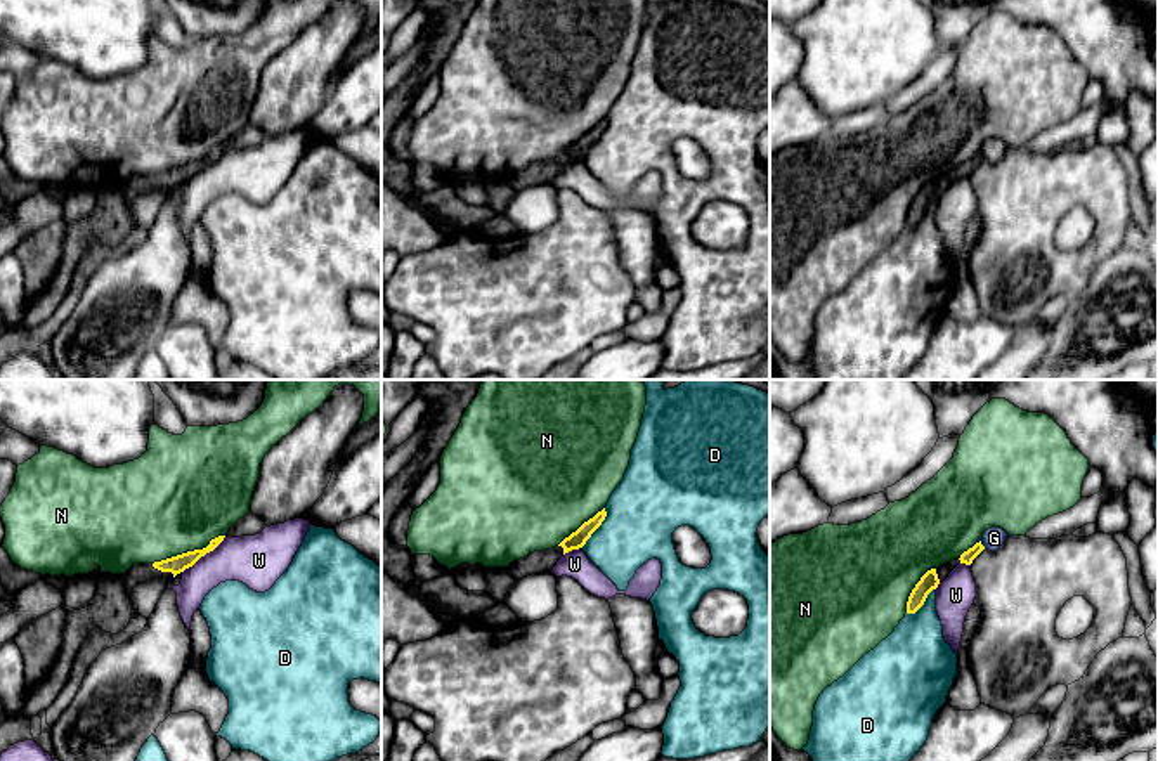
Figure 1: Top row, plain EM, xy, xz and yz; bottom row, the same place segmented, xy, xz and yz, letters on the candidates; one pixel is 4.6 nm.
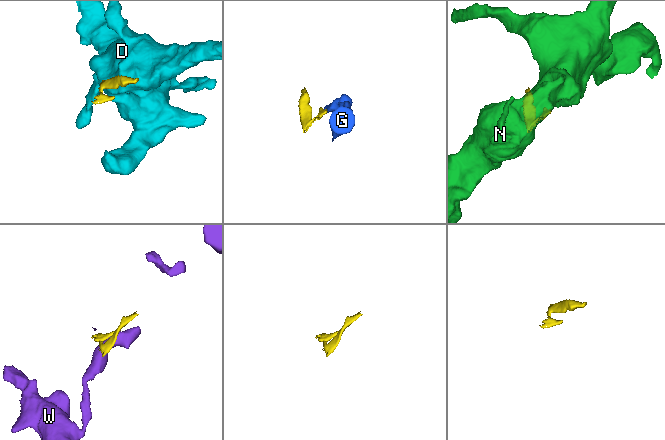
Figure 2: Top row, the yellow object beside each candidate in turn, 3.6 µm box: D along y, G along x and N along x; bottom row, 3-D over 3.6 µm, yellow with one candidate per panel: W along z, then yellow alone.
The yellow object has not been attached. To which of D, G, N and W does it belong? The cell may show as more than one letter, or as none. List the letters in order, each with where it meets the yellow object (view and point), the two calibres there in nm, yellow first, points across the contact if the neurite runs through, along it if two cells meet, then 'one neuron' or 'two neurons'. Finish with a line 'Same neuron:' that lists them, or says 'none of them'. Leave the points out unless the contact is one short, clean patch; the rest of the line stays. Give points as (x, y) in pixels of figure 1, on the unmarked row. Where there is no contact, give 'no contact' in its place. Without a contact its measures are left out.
D: meets yellow in xz at (598, 137); 80 nm thick on the yellow side, 340 nm on the other; two neurons
G: meets yellow in yz at (982, 156); 60 nm thick on the yellow side, 100 nm on the other; border along yz (980, 153), (985, 160); two neurons
N: meets yellow in xy at (188, 163); 80 nm thick on the yellow side, 500 nm on the other; two neurons
W: meets yellow in xy at (203, 167); 80 nm thick on the yellow side, 240 nm on the other; border along xy (224, 148), (182, 184); two neurons
Same neuron: none of them

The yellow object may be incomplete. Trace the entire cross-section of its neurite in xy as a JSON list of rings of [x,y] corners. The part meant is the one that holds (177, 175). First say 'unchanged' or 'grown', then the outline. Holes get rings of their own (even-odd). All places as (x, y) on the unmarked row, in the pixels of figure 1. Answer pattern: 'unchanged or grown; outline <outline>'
grown; outline [[[218,147],[210,153],[210,156],[203,161],[187,163],[161,173],[154,175],[135,175],[132,177],[125,185],[125,198],[128,206],[132,206],[133,199],[156,191],[156,189],[166,189],[172,192],[177,185],[184,184],[185,180],[192,179],[201,168],[213,163],[225,147]]]

